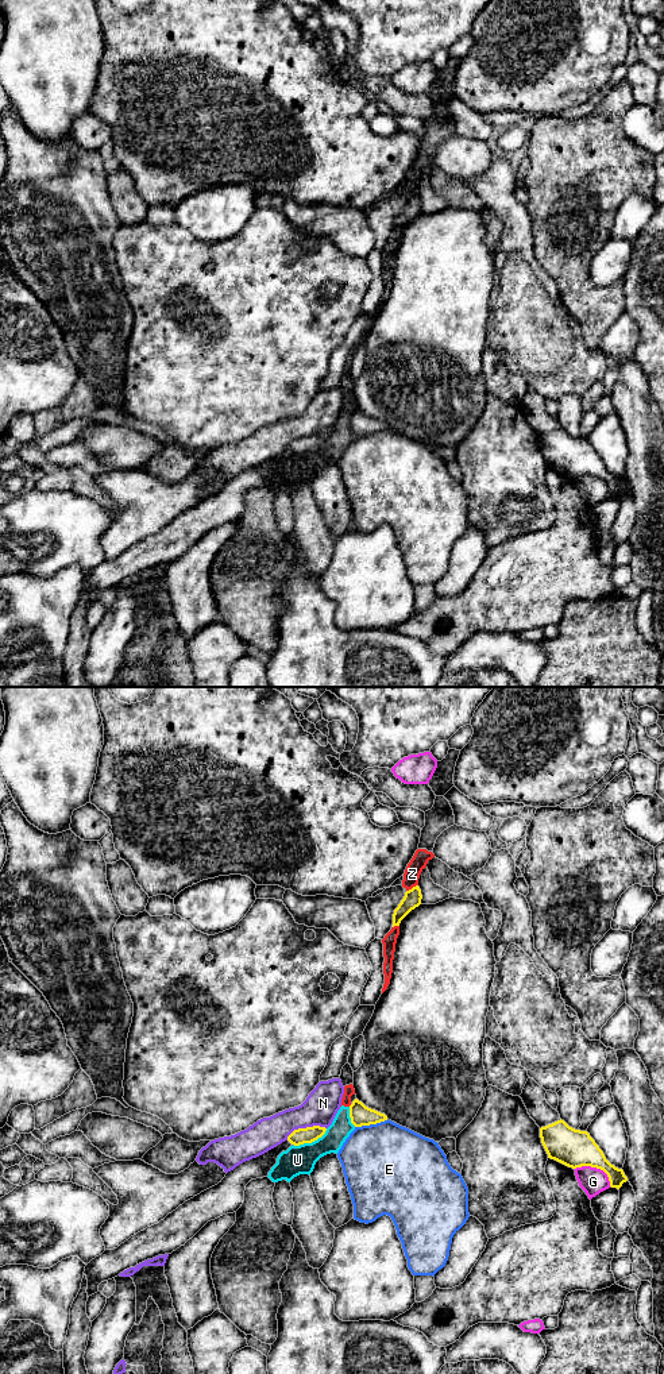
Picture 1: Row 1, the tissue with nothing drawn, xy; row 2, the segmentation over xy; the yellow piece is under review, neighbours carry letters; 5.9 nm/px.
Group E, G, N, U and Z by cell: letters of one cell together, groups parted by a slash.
E / G / N / U Z

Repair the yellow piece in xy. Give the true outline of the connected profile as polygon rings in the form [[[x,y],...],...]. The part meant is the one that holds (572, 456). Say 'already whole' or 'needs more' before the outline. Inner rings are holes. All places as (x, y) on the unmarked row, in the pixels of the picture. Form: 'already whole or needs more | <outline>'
already whole | [[[564,429],[540,437],[541,452],[548,467],[568,476],[591,475],[603,479],[611,497],[619,498],[628,490],[622,478],[611,474],[587,440],[570,436]]]

